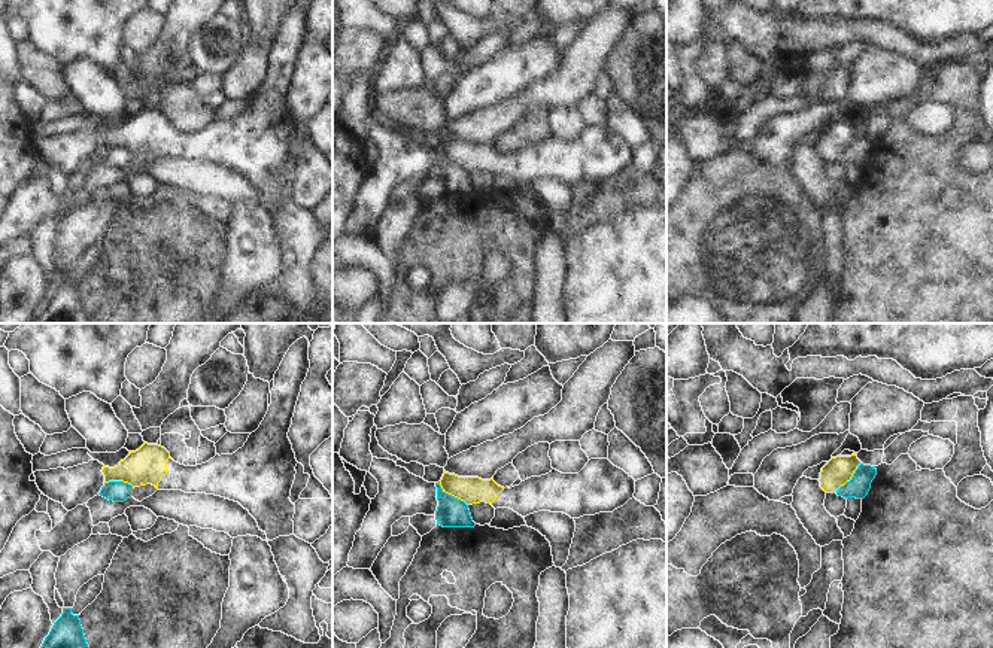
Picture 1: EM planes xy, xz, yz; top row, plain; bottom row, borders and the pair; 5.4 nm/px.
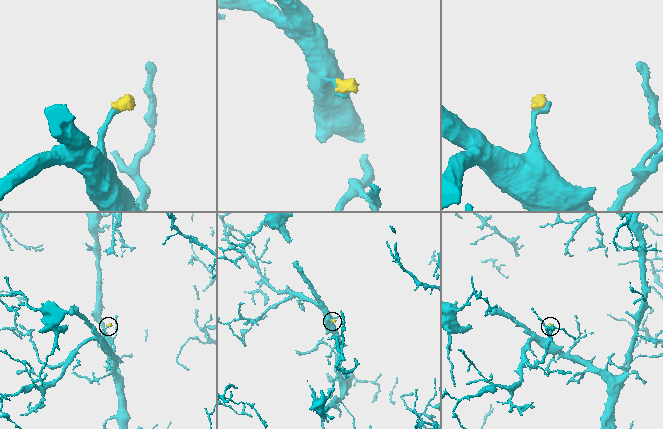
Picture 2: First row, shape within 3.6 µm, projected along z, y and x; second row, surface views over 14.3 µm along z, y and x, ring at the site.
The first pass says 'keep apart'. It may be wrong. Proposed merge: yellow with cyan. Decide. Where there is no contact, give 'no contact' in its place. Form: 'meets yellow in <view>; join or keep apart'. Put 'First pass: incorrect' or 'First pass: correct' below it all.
meets yellow in xz; keep apart
First pass: correct

